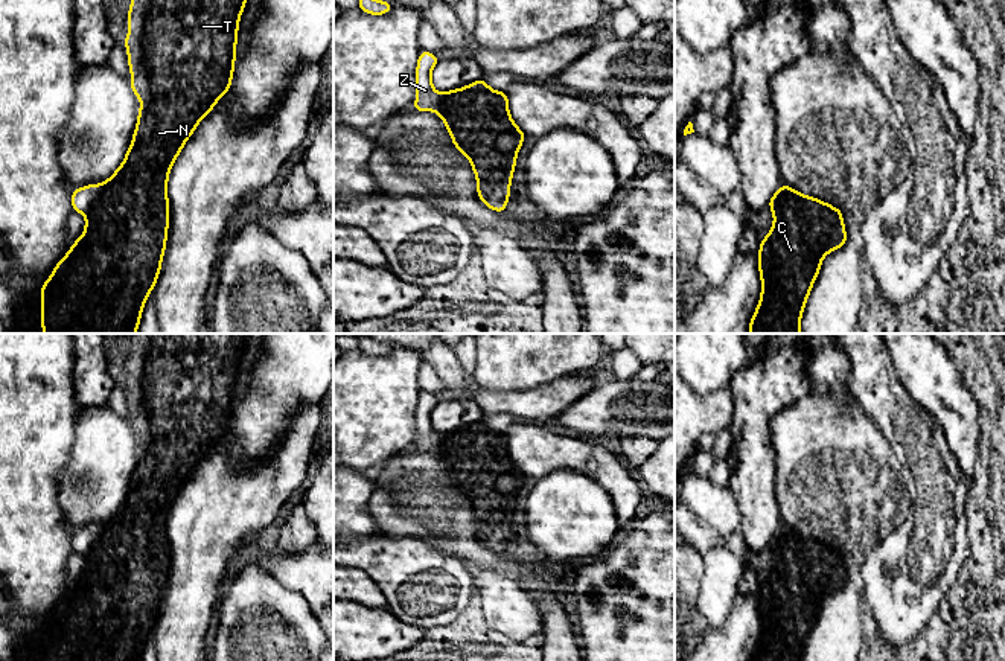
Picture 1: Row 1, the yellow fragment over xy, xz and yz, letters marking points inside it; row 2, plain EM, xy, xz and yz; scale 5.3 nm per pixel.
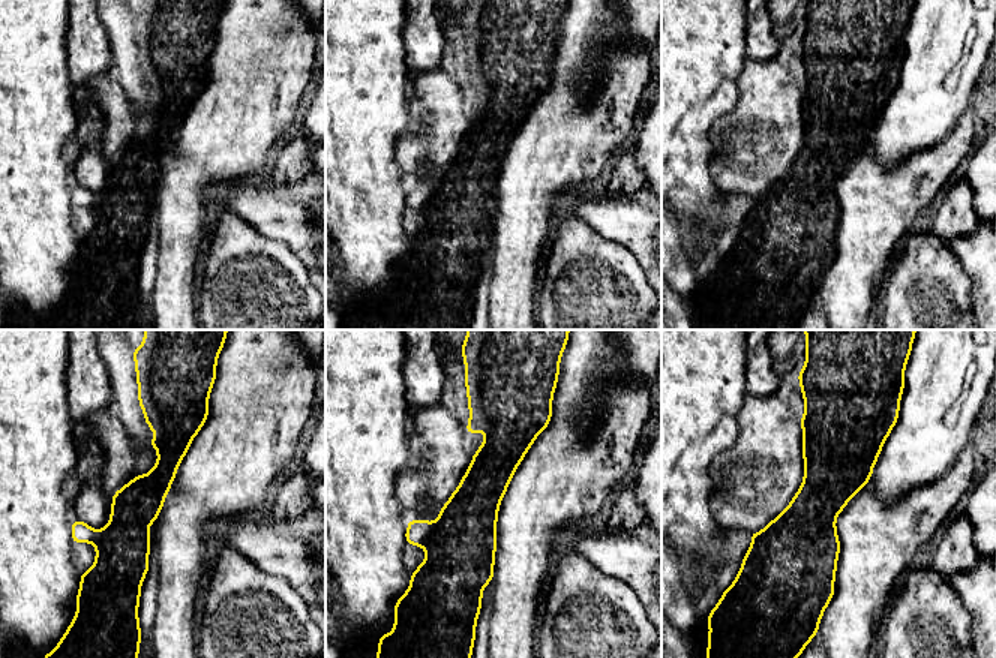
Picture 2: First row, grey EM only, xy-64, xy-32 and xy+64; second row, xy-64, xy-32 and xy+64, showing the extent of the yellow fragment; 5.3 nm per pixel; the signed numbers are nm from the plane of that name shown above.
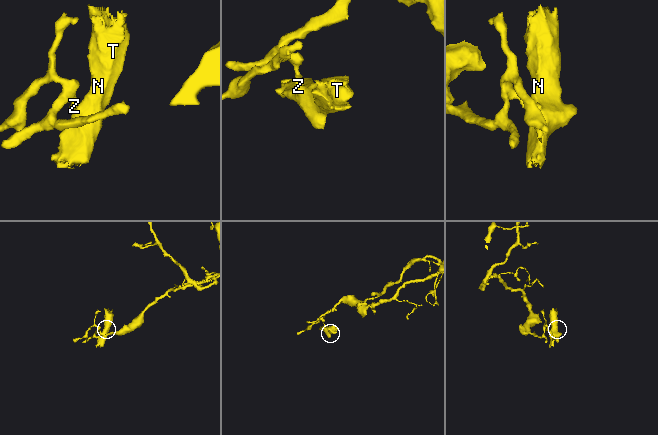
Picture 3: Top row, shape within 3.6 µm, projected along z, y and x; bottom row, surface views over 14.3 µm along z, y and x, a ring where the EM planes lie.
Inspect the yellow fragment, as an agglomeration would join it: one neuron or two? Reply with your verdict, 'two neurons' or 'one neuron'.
two neurons

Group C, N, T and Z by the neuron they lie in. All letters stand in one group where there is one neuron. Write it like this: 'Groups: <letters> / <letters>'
Groups: C N T / Z

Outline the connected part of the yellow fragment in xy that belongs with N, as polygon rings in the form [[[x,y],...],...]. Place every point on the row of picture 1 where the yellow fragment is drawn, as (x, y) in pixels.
[[[131,0],[126,17],[129,32],[123,44],[128,50],[131,88],[142,101],[137,126],[123,163],[100,184],[93,206],[84,213],[82,236],[72,244],[40,288],[43,334],[136,334],[164,256],[169,225],[168,177],[196,125],[230,88],[245,3],[247,0]]]

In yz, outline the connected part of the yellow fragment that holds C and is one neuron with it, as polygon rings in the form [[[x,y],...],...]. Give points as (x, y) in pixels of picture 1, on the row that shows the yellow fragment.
[[[786,186],[769,206],[774,227],[761,241],[758,270],[761,295],[749,323],[749,334],[799,334],[801,315],[827,253],[847,244],[842,210]]]

